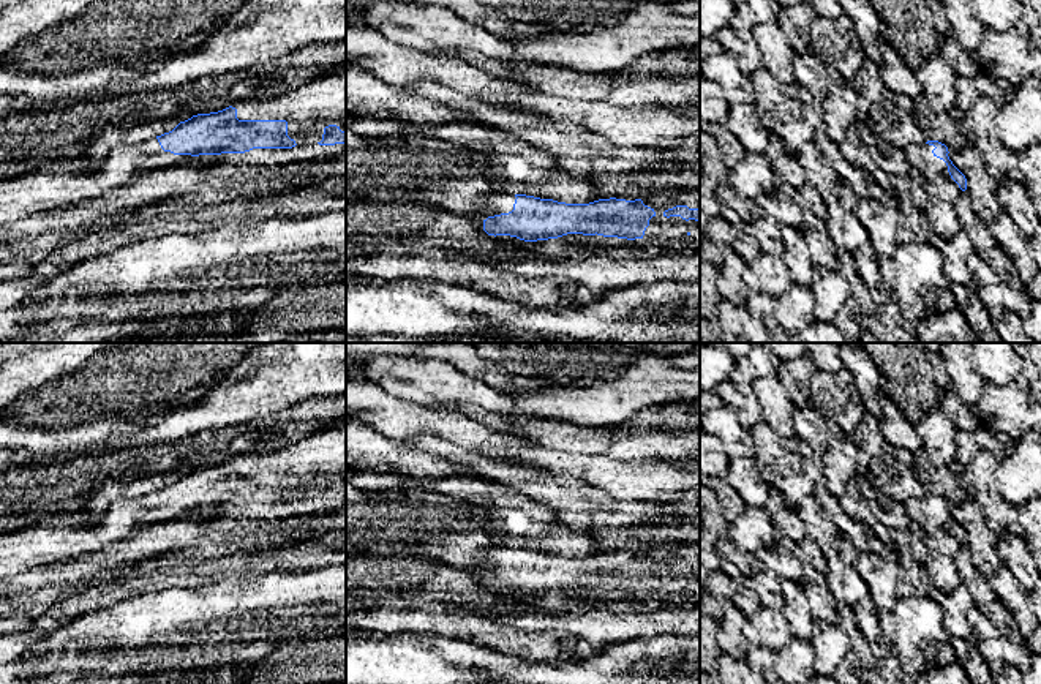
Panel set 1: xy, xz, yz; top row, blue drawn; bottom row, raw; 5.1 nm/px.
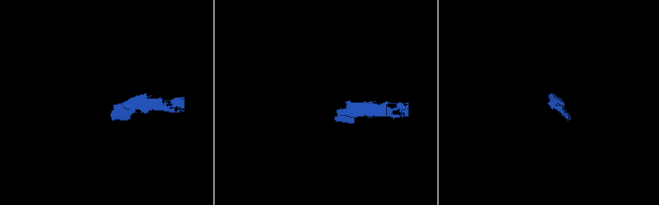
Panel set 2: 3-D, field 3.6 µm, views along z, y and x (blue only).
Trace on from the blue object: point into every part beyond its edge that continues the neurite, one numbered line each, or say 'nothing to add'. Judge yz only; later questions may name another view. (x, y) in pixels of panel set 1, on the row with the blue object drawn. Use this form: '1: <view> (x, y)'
1: yz (932, 171)

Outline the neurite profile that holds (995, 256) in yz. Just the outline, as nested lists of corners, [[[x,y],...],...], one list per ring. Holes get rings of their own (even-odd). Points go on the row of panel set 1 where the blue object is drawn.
[[[998,243],[983,257],[973,251],[967,259],[967,267],[987,310],[1005,306],[1022,318],[1030,313],[1033,300],[1024,292],[1013,259]]]

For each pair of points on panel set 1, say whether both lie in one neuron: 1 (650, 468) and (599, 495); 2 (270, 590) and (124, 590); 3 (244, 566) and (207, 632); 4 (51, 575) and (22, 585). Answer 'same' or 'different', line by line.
1: different
2: different
3: different
4: same

